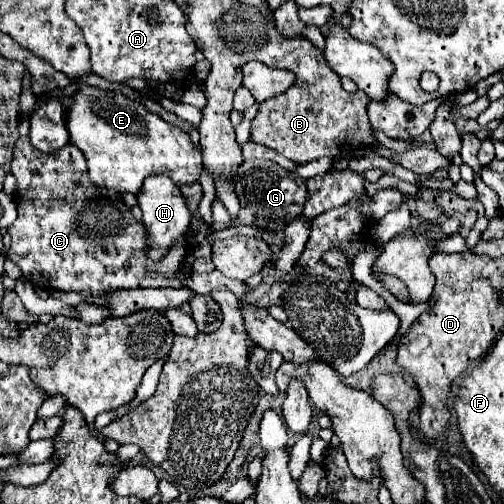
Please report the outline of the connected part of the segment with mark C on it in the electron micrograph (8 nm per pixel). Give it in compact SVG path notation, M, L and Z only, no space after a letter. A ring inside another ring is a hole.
M19 138L15 144L15 158L11 164L11 172L17 178L15 202L19 216L7 232L11 234L11 250L7 258L15 262L23 276L29 282L45 290L73 290L73 292L111 292L111 290L129 290L139 288L139 282L149 274L161 274L163 278L173 278L185 256L189 254L187 242L179 240L169 252L159 260L151 262L147 256L147 228L143 222L137 222L131 214L131 208L125 206L123 196L119 192L103 194L103 190L91 184L87 176L87 160L79 148L73 144L63 146L57 152L45 154L29 144L27 138Z

